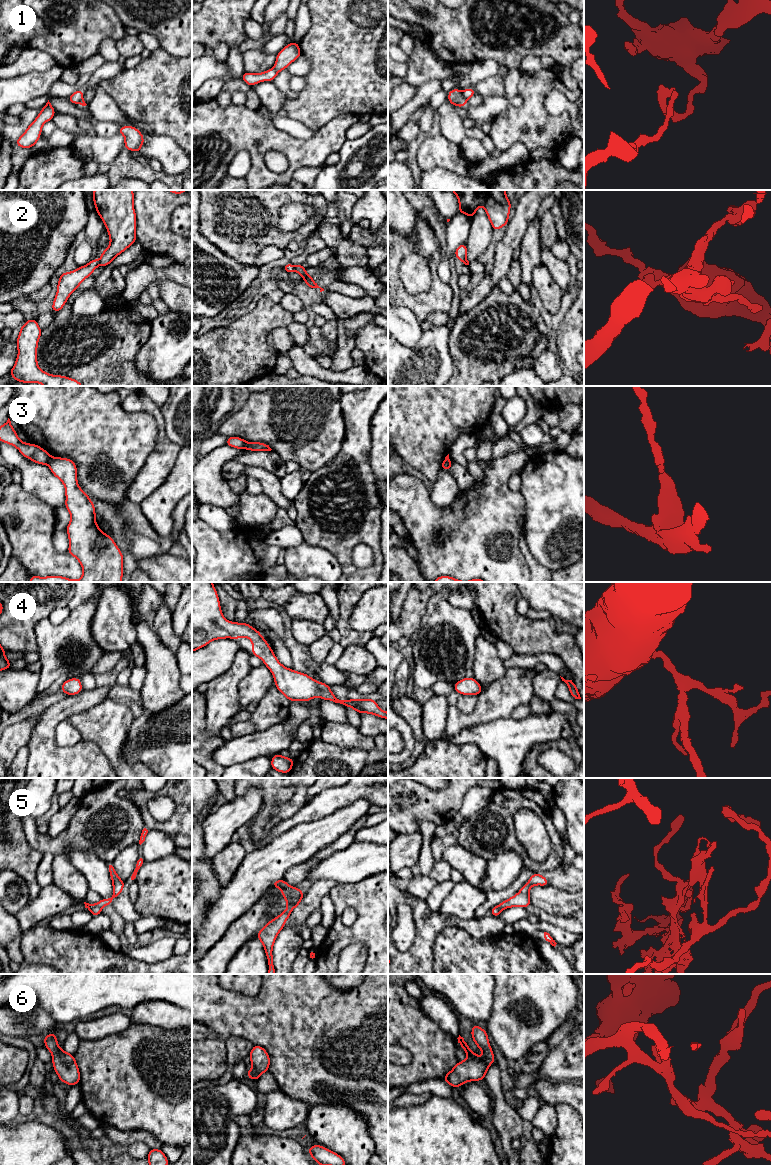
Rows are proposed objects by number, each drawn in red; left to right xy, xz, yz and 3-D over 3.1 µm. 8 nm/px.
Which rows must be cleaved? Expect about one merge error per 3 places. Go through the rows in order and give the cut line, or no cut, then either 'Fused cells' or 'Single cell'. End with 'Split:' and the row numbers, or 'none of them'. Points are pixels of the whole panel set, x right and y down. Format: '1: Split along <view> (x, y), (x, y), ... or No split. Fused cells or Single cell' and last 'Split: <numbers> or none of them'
1: Split along yz (462, 92), (466, 101). Fused cells
2: Split along xz (293, 266), (295, 270). Fused cells
3: Split along xy (51, 457), (47, 464). Fused cells
4: No split. Single cell
5: Split along xy (85, 906), (87, 908), (93, 906), (100, 908). Fused cells
6: No split. Single cell
Split: 1, 2, 3, 5

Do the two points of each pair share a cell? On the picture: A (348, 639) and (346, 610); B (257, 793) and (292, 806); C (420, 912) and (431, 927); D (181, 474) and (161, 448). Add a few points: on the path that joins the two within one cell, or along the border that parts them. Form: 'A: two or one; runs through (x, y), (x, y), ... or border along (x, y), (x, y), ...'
A: one; runs through (347, 632), (344, 628), (344, 617)
B: two; border along (260, 788), (262, 791), (262, 808), (253, 817)
C: one; runs through (420, 916), (424, 923), (427, 923)
D: two; border along (181, 447), (172, 470), (161, 485)

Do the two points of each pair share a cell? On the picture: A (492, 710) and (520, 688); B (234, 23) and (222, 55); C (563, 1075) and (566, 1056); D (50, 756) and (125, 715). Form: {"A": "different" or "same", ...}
{"A": "same", "B": "different", "C": "same", "D": "different"}

